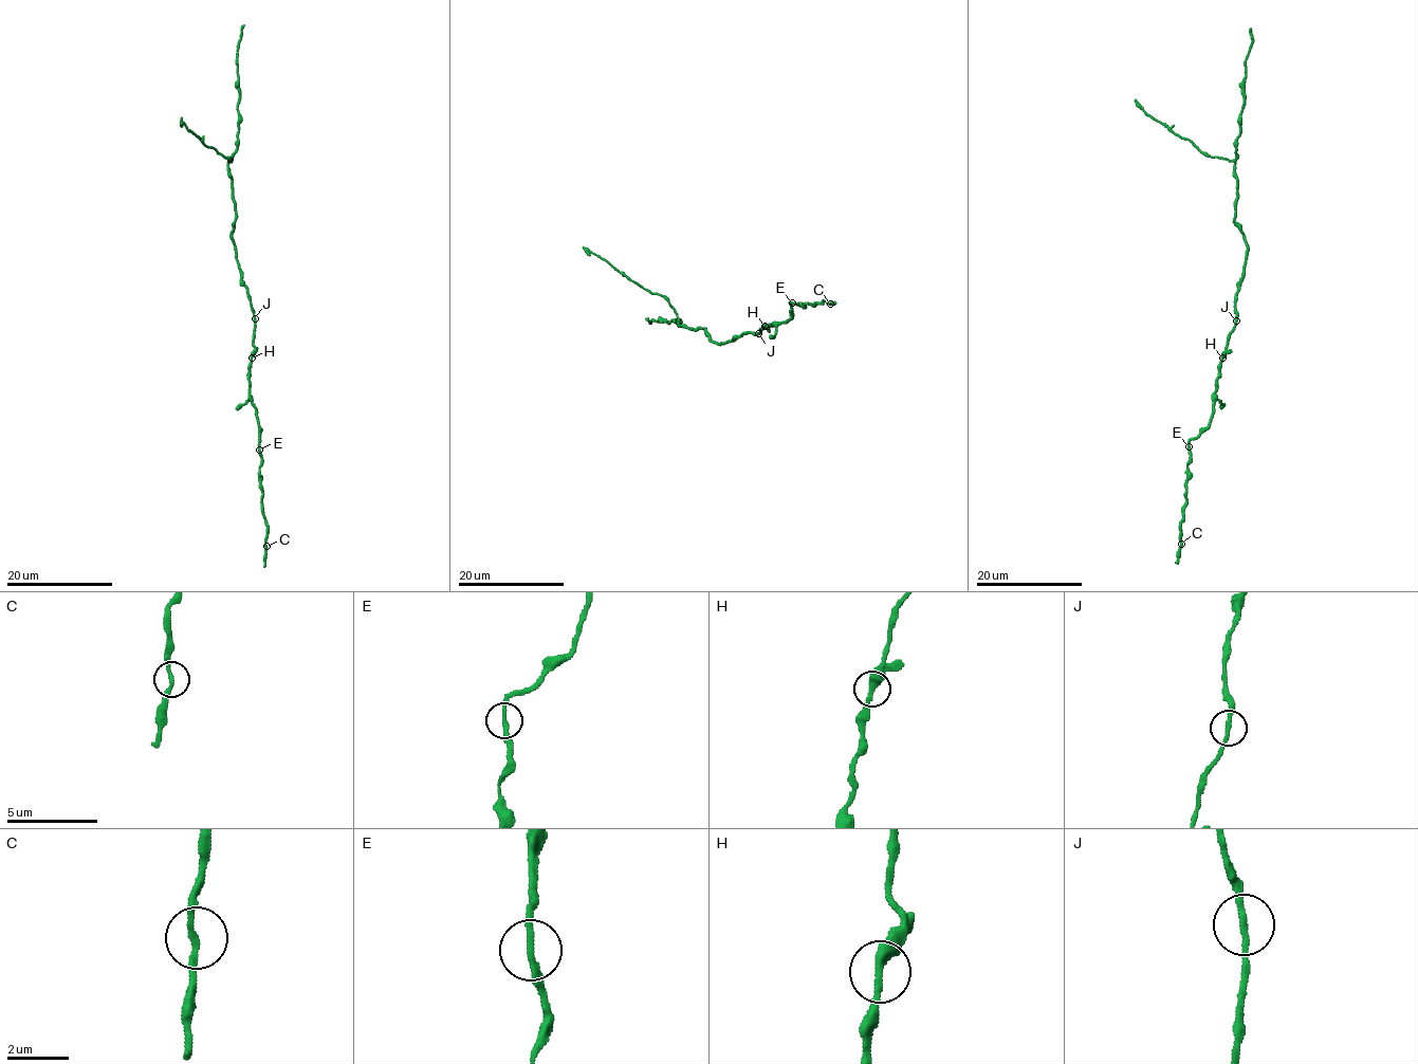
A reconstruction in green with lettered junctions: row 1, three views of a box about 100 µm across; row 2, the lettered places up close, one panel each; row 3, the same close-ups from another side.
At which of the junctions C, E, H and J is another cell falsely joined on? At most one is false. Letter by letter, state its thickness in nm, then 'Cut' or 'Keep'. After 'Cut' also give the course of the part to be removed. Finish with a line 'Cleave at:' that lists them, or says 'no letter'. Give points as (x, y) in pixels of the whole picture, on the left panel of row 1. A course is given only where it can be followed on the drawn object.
C: Thickness 190 nm. Keep
E: Thickness 200 nm. Keep
H: Thickness 340 nm. Keep
J: Thickness 200 nm. Keep
Cleave at: no letter

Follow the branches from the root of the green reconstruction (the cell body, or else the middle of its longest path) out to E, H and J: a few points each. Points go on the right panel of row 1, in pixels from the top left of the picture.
E: (1236, 298), (1236, 323), (1219, 368), (1212, 419), (1202, 433), (1190, 440), (1189, 446)
H: (1236, 298), (1236, 323), (1222, 358)
J: (1236, 298), (1236, 322)

